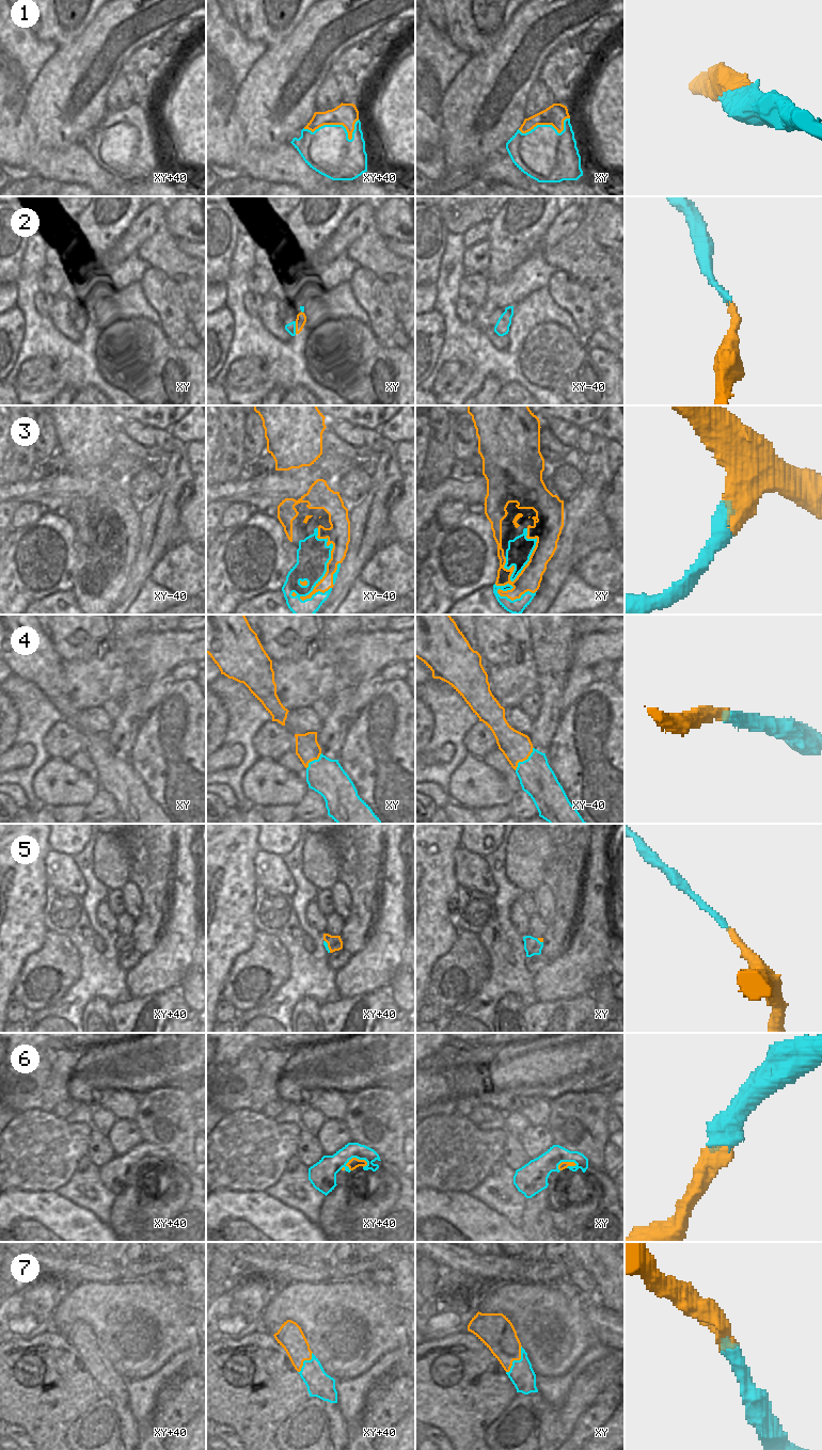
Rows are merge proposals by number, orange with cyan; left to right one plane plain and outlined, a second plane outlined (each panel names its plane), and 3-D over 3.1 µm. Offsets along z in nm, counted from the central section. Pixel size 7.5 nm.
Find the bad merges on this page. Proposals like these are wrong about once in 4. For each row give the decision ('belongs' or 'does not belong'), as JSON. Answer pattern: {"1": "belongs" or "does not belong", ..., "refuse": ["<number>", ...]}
{"1": "belongs", "2": "belongs", "3": "belongs", "4": "belongs", "5": "belongs", "6": "belongs", "7": "belongs", "refuse": []}

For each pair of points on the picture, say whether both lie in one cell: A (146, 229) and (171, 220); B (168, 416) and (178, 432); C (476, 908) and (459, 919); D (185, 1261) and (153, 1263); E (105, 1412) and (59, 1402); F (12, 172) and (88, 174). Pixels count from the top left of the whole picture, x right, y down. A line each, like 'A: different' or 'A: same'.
A: different
B: different
C: same
D: different
E: different
F: different

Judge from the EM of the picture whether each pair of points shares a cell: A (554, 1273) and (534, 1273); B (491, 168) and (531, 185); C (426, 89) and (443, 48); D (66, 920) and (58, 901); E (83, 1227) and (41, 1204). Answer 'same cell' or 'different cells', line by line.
A: same cell
B: same cell
C: different cells
D: same cell
E: same cell

